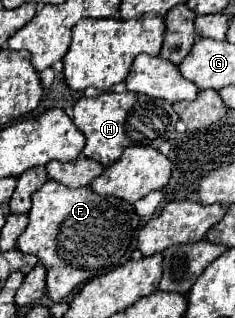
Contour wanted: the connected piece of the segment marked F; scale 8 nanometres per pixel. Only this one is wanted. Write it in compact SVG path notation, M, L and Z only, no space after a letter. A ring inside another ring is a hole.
M49 179L33 193L31 201L29 225L19 235L17 249L37 255L45 265L47 293L53 301L61 301L81 283L115 269L141 229L141 217L131 203L109 195L97 195L89 187L69 189Z

